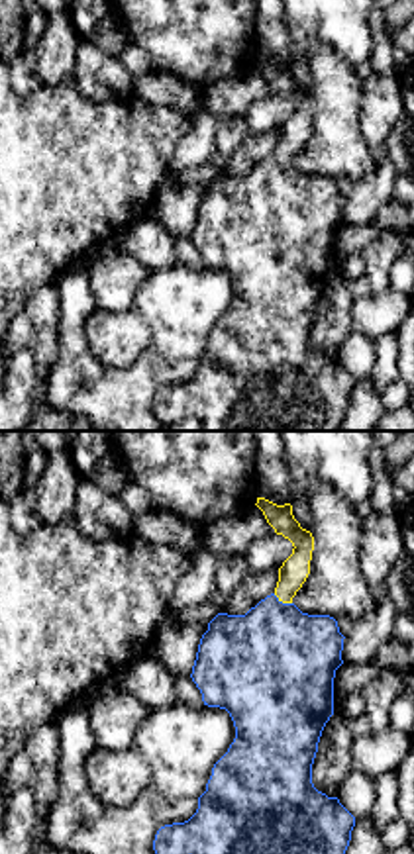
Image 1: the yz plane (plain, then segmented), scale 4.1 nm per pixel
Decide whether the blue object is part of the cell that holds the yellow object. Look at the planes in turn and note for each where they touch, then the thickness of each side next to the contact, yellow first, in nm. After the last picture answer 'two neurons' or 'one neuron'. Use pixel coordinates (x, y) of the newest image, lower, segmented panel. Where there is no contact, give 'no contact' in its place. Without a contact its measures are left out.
(283, 602) | 120/460 nm

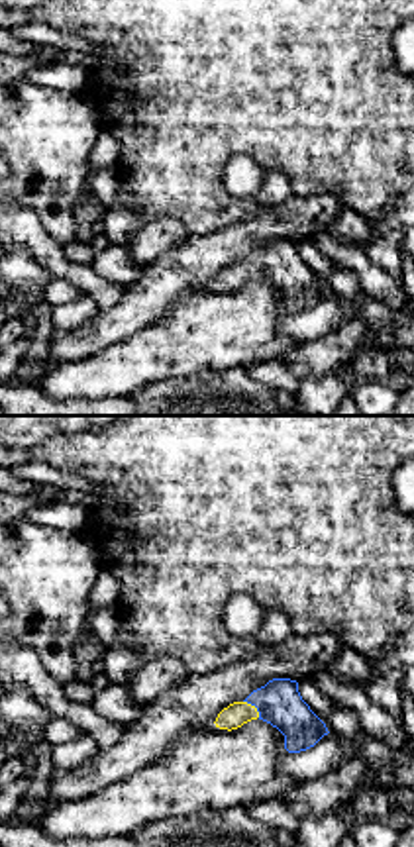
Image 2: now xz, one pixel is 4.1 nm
(254, 706) | 100/190 nm

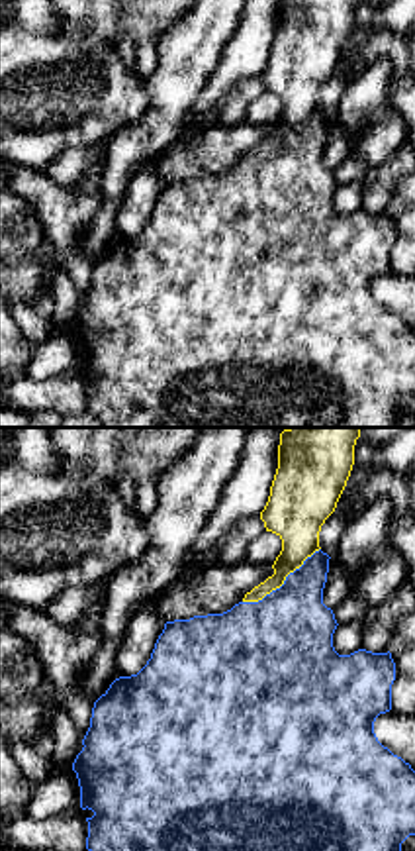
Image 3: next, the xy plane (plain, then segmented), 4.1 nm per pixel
(282, 583) | 190/400 nm

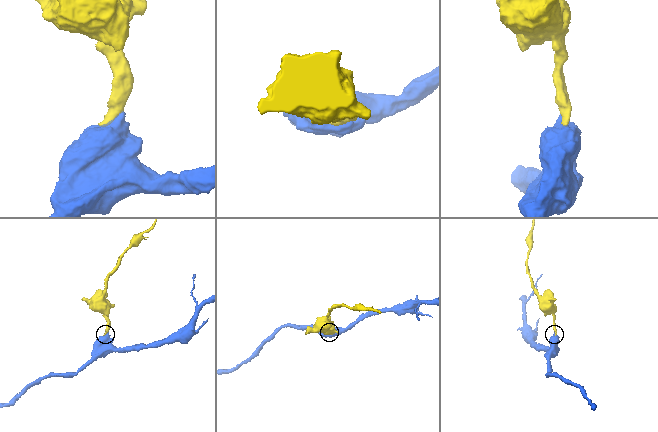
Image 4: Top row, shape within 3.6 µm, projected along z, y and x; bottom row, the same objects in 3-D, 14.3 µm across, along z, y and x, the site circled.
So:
one neuron

